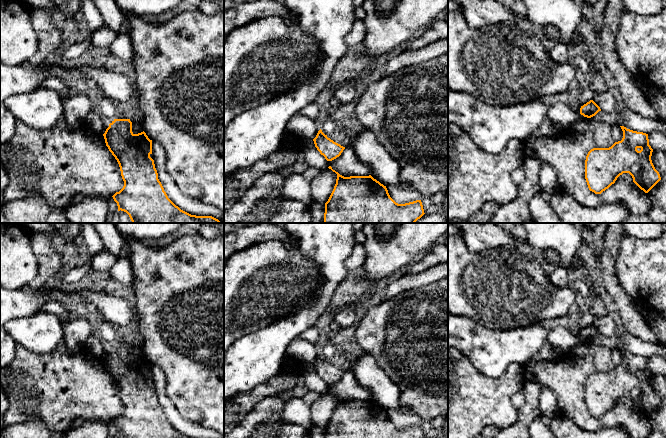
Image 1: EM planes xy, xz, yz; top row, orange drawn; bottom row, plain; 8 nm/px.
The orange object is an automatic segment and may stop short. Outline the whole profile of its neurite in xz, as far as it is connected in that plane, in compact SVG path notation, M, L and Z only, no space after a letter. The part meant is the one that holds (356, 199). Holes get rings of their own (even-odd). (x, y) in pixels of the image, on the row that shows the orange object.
M328 167L337 174L334 189L325 203L324 223L415 223L425 213L421 200L398 204L389 195L386 186L369 176L344 177Z

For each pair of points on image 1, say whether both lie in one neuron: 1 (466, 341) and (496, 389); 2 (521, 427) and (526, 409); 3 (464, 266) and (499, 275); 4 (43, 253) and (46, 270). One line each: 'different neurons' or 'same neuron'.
1: different neurons
2: same neuron
3: same neuron
4: same neuron

